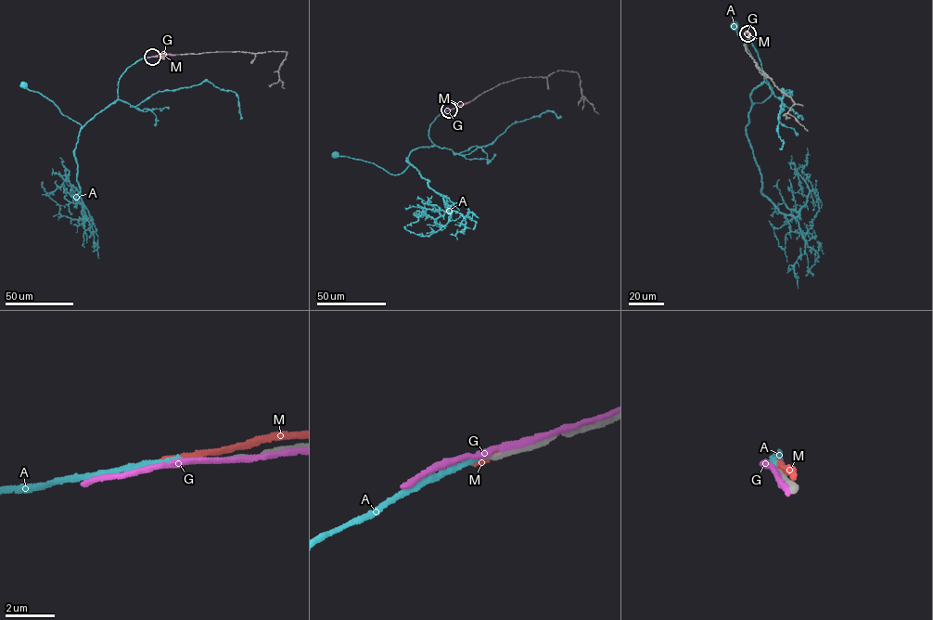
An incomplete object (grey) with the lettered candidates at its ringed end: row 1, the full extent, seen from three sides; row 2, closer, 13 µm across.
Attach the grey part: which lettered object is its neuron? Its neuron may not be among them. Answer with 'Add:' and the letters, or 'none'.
Add: none

